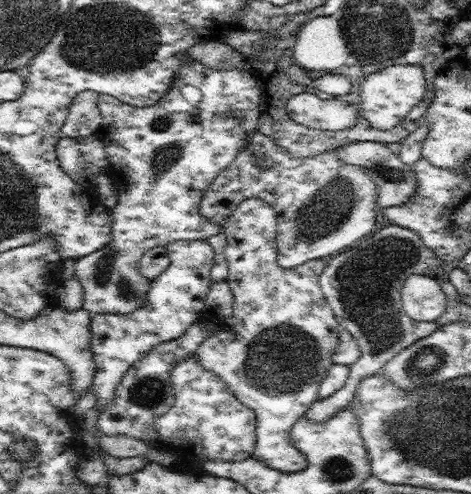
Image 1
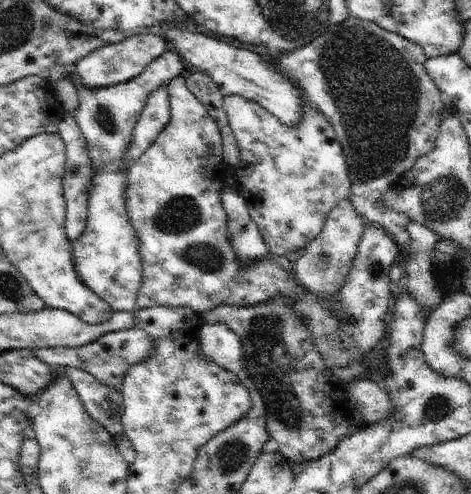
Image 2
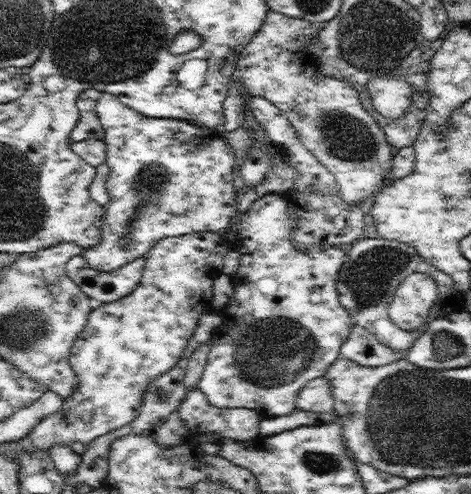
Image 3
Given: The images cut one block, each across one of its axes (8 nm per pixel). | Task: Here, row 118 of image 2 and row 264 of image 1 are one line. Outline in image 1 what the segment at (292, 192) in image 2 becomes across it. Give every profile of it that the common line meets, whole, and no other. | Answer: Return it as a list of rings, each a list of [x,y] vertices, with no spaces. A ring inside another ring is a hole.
[[[259,198],[243,200],[225,220],[223,234],[227,240],[225,246],[225,260],[227,260],[227,284],[233,292],[233,314],[223,318],[223,326],[217,334],[207,338],[197,350],[195,356],[205,370],[217,374],[227,388],[235,394],[235,398],[255,410],[255,450],[251,458],[263,460],[277,472],[295,474],[305,470],[307,460],[305,456],[293,448],[289,442],[289,430],[307,408],[319,400],[319,382],[333,366],[333,352],[339,342],[339,324],[331,306],[327,304],[321,288],[319,276],[325,270],[327,260],[315,260],[301,268],[287,268],[281,270],[275,262],[277,258],[277,212],[261,202]]]

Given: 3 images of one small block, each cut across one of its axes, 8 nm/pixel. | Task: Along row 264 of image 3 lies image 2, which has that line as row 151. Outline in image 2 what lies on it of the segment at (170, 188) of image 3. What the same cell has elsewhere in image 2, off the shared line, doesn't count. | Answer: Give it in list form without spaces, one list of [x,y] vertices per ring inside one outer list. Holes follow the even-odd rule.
[[[165,50],[159,58],[151,60],[147,68],[129,82],[107,86],[107,88],[83,88],[75,80],[79,106],[73,112],[77,128],[85,138],[89,168],[93,172],[87,192],[87,226],[79,240],[73,242],[73,268],[79,280],[113,312],[133,312],[137,292],[141,288],[141,258],[139,258],[139,240],[127,218],[125,206],[125,188],[127,188],[127,170],[125,152],[131,144],[135,124],[145,108],[147,96],[153,90],[167,86],[173,78],[181,76],[183,66],[175,50]]]

